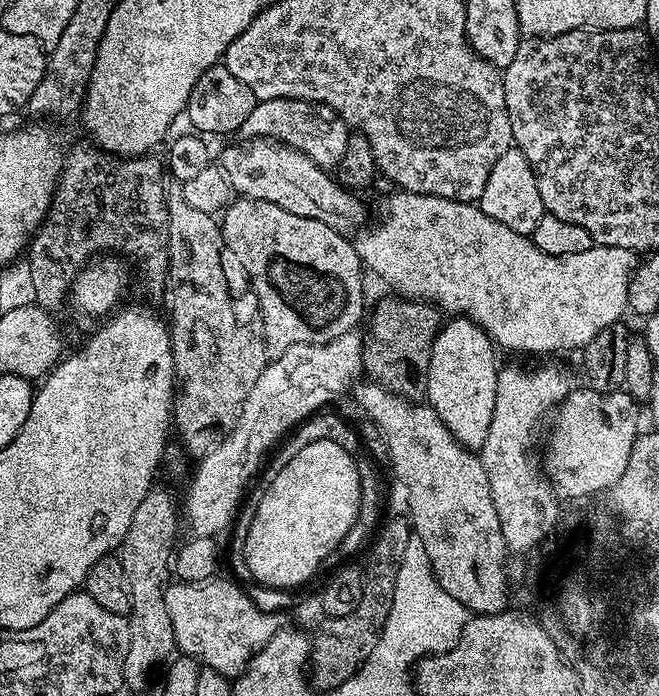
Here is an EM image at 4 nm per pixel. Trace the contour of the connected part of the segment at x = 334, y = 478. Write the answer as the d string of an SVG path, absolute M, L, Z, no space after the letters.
M330 441L303 447L264 490L262 502L258 510L254 510L254 522L250 522L250 534L246 534L248 576L268 588L296 588L306 583L316 571L325 567L324 559L354 525L359 512L359 494L359 470L353 453Z

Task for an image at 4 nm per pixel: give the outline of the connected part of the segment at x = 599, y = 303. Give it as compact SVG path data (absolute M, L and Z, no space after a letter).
M396 190L393 193L393 196L385 198L384 205L380 208L380 217L377 218L376 225L374 225L374 220L371 227L361 231L355 237L356 253L361 265L371 275L373 272L378 279L385 280L392 287L389 289L393 293L413 300L431 302L445 313L452 312L448 314L453 317L467 318L474 321L492 339L497 349L504 351L505 348L508 352L568 352L571 348L580 350L591 342L596 335L612 324L617 323L622 317L620 315L626 312L628 308L628 287L630 286L632 272L638 263L637 253L632 252L629 248L602 244L593 246L590 250L582 250L582 254L562 254L561 256L542 254L542 250L538 250L538 246L534 246L531 236L518 234L514 230L510 230L510 226L502 226L502 222L494 222L494 218L490 218L490 214L486 214L480 209L479 203L467 204L461 200L438 198L430 194L418 194L417 192L405 192L403 190Z

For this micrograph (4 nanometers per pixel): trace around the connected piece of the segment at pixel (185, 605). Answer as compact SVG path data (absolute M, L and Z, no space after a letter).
M220 579L202 582L176 580L164 589L164 597L170 623L174 625L177 649L183 655L195 658L203 667L213 668L223 676L235 678L251 662L252 655L285 627L286 620L276 612L263 612L236 585L239 583L235 579Z

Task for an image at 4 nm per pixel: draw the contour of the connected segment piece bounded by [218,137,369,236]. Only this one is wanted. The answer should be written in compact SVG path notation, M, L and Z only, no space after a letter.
M266 137L241 139L239 143L230 145L218 156L218 165L237 197L274 202L274 206L282 206L282 210L290 210L290 214L326 222L326 226L343 236L359 233L369 223L368 208L354 196L356 194L335 179L332 181L328 177L331 175L302 150Z

